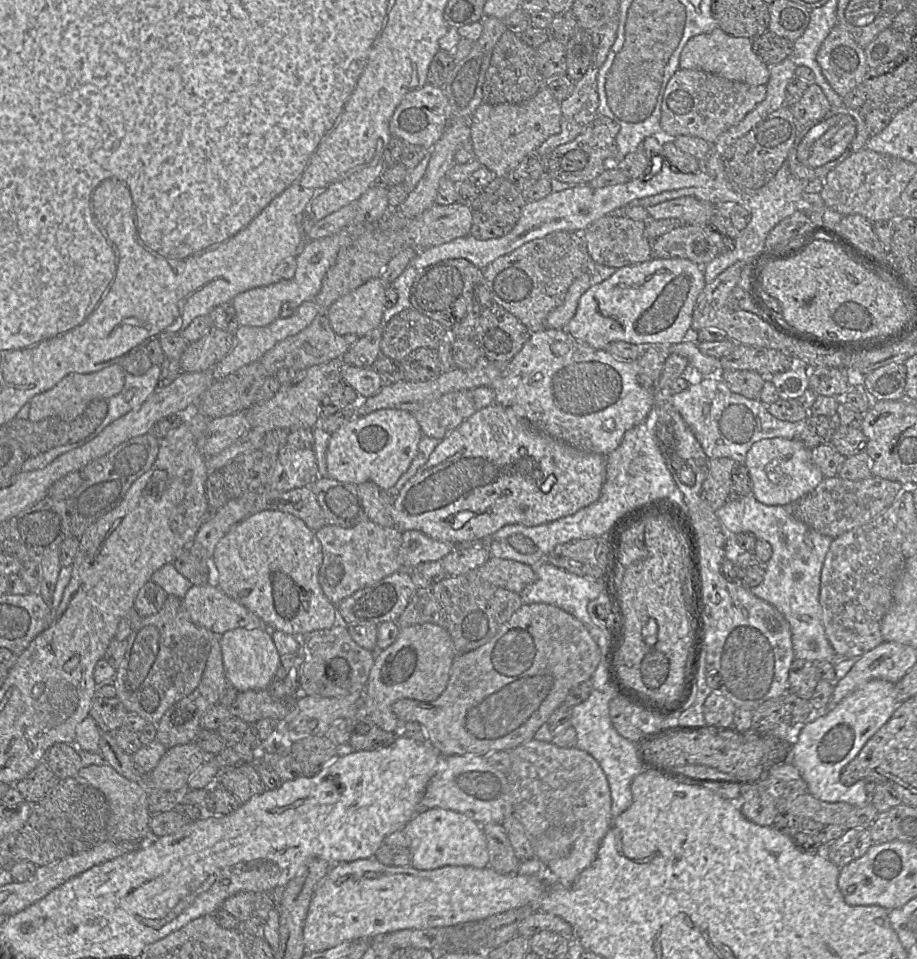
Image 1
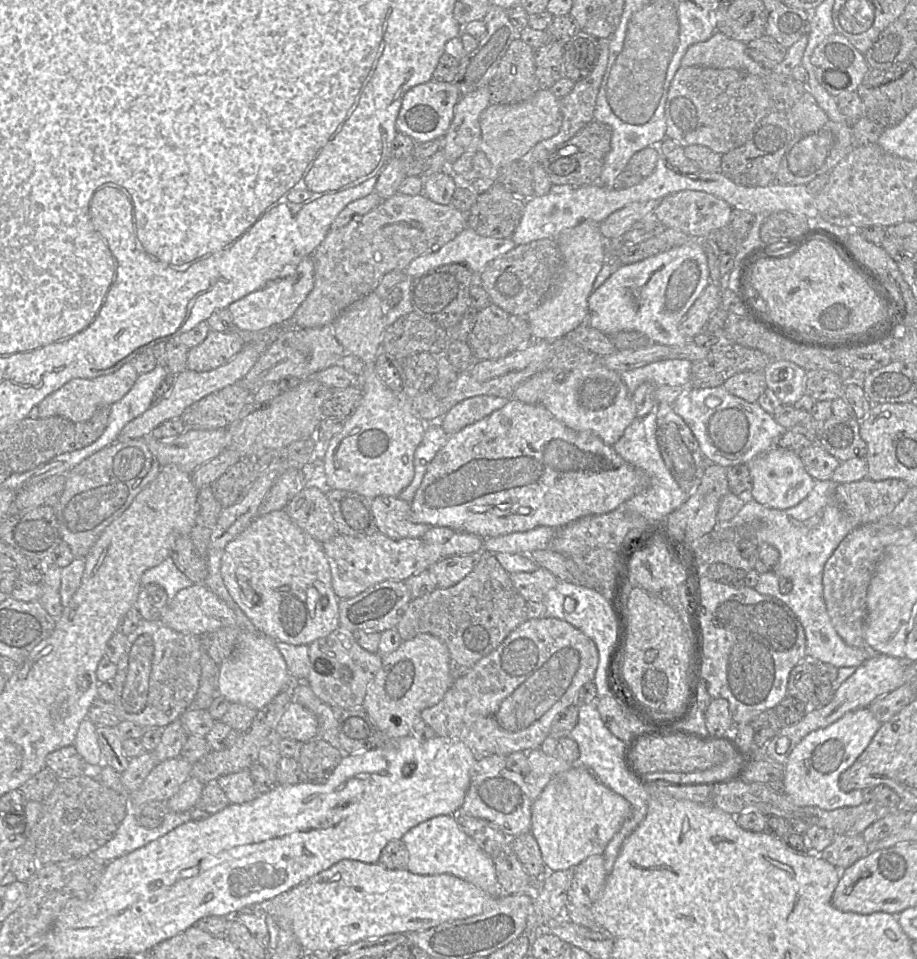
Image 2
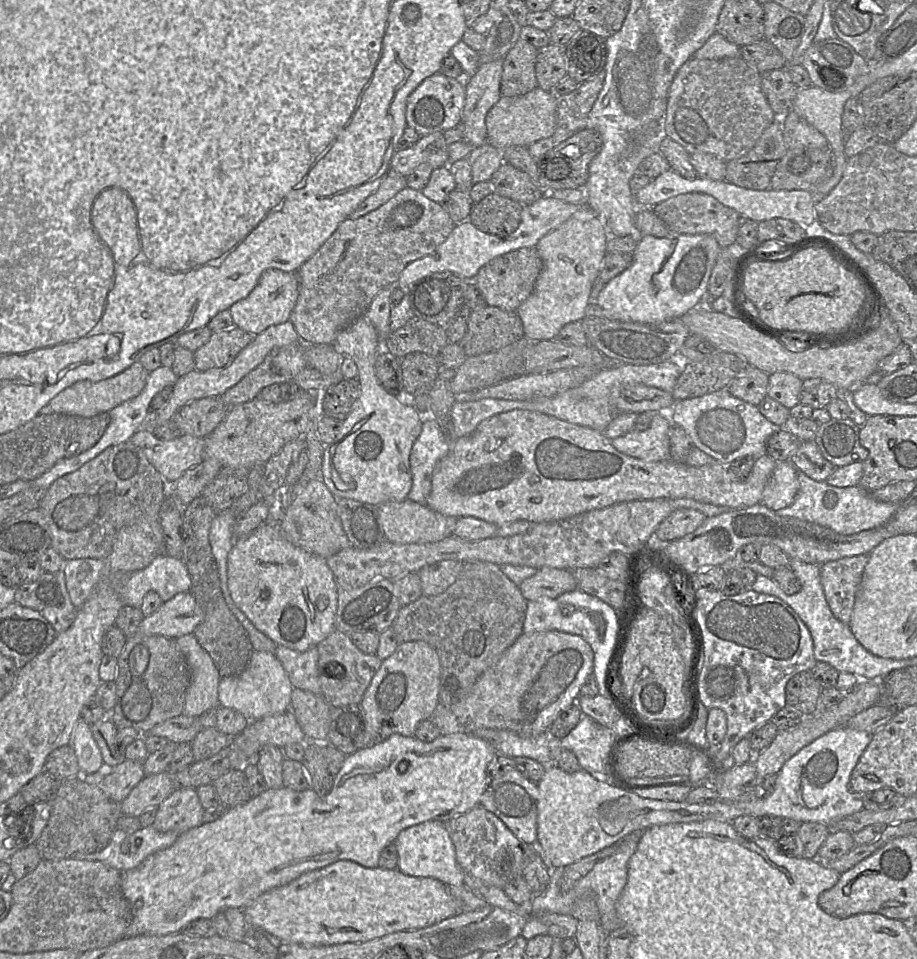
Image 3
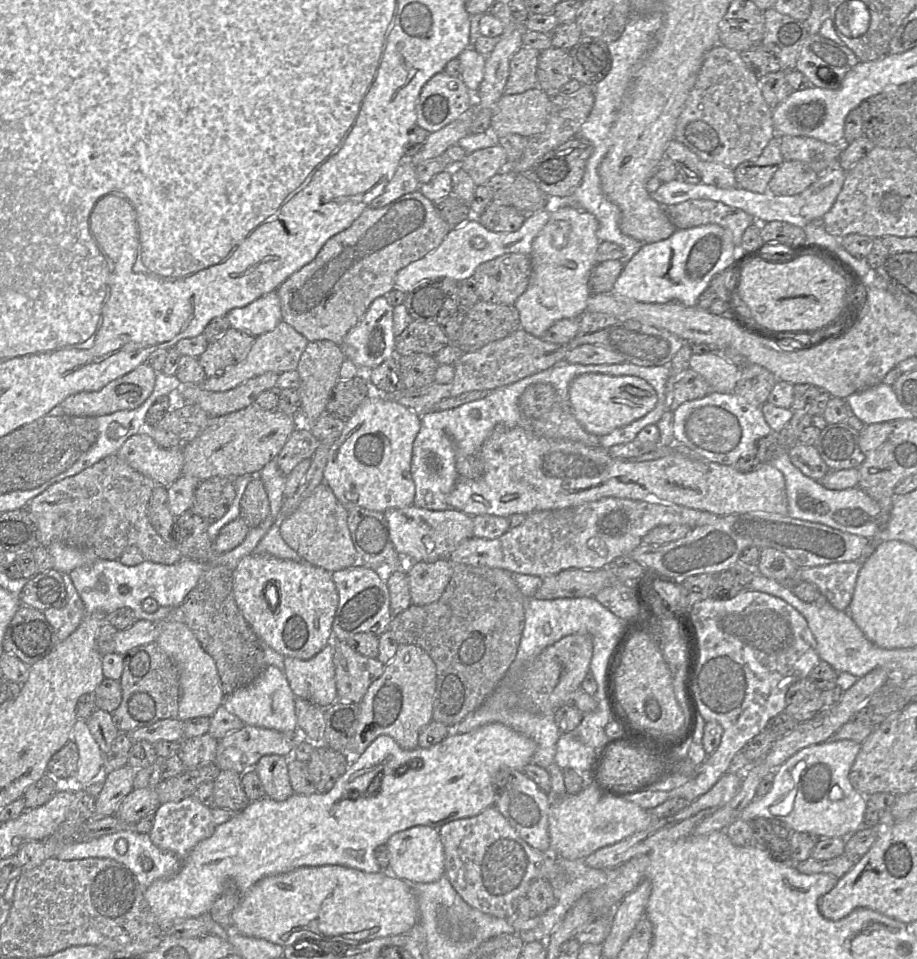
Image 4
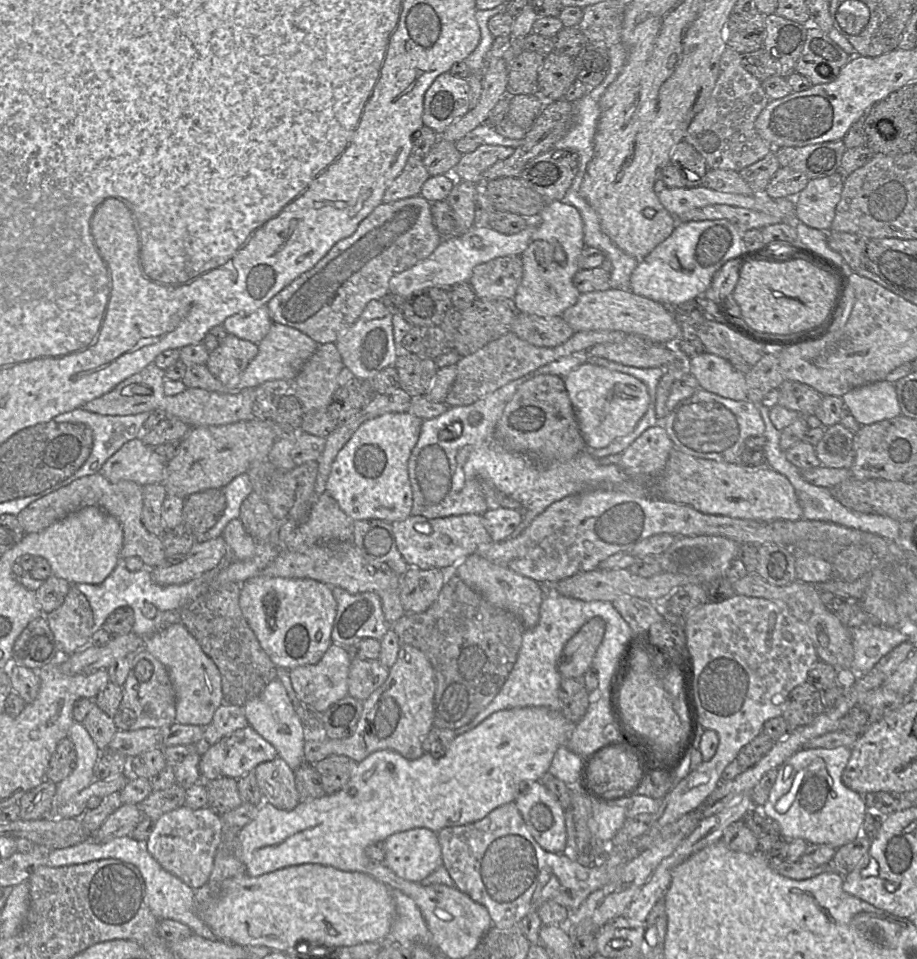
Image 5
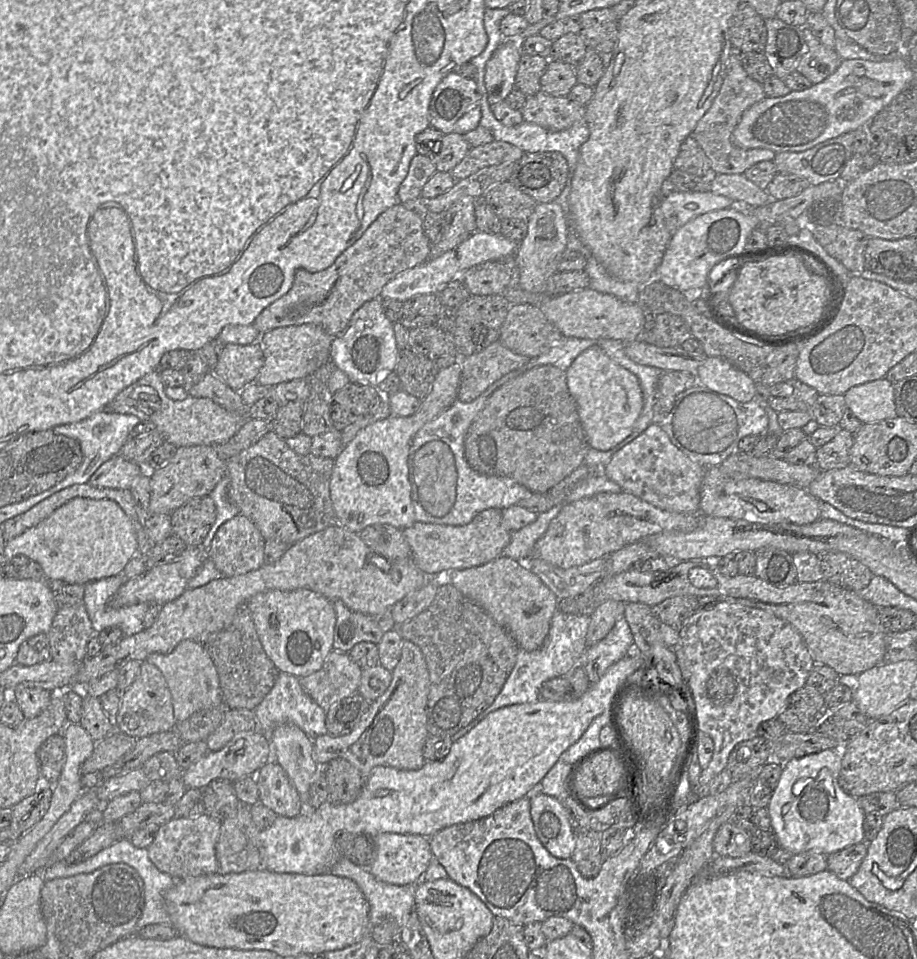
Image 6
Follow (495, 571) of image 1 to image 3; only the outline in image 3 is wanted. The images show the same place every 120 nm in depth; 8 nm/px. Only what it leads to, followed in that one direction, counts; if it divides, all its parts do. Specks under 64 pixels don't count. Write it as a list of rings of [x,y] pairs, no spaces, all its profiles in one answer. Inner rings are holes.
[[[553,567],[538,569],[533,576],[522,581],[518,587],[527,601],[542,597],[556,598],[578,588],[572,571]]]

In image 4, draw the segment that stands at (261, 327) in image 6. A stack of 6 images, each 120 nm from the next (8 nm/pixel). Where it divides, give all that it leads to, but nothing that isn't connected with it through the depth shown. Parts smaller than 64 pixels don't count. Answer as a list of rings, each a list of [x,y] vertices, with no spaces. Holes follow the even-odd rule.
[[[419,190],[405,194],[397,200],[381,208],[366,208],[360,216],[347,229],[329,238],[320,249],[316,257],[290,275],[277,289],[282,320],[290,324],[297,332],[302,334],[309,342],[328,340],[341,345],[346,335],[363,319],[372,302],[381,296],[386,296],[395,287],[395,277],[398,271],[411,262],[414,262],[435,250],[452,228],[439,214],[436,204],[426,198]]]

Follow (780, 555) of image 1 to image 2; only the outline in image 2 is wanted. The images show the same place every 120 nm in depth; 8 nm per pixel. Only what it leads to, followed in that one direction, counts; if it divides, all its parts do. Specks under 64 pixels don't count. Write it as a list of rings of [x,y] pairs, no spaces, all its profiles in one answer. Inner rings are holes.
[[[815,480],[814,487],[806,498],[784,510],[767,507],[751,498],[730,521],[730,526],[737,531],[737,540],[741,537],[753,537],[757,542],[766,542],[778,550],[778,563],[770,571],[760,575],[754,589],[760,594],[779,599],[793,611],[805,631],[806,658],[838,668],[837,678],[831,684],[835,690],[872,654],[867,647],[851,647],[844,642],[832,625],[824,601],[822,579],[825,563],[840,542],[862,525],[838,502],[837,486],[838,483],[832,480]],[[781,577],[792,582],[792,590],[787,594],[780,591]]]

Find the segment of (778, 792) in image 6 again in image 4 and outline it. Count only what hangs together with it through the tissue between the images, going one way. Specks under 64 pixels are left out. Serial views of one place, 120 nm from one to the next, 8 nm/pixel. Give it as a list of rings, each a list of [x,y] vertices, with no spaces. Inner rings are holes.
[[[838,740],[811,745],[798,751],[777,769],[770,791],[763,797],[756,797],[738,819],[777,819],[787,823],[794,832],[806,832],[819,838],[849,837],[862,828],[867,807],[867,797],[855,790],[849,781],[850,769],[860,748],[861,743],[853,740]]]

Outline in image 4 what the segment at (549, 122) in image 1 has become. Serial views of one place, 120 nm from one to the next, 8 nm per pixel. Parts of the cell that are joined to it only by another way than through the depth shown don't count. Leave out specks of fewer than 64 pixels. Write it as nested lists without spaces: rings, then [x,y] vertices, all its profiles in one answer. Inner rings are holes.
[[[539,87],[520,94],[503,94],[493,108],[490,131],[498,140],[508,134],[529,138],[547,124],[551,97]]]

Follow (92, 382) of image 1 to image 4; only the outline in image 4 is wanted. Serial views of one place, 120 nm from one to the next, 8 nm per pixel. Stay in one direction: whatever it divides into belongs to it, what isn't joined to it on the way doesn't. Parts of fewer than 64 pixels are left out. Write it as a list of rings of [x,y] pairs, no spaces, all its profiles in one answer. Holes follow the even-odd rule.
[[[143,363],[126,375],[111,381],[101,390],[79,392],[68,396],[60,404],[51,409],[46,416],[56,416],[62,413],[63,415],[99,417],[122,410],[136,409],[151,395],[157,373],[151,366]]]

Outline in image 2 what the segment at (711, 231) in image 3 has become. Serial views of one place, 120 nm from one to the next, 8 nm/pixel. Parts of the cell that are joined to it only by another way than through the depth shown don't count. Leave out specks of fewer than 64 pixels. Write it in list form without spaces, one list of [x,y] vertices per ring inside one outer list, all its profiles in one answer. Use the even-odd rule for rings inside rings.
[[[684,190],[664,197],[653,212],[666,229],[677,229],[695,240],[701,240],[712,231],[729,226],[732,210],[728,203],[712,194]]]

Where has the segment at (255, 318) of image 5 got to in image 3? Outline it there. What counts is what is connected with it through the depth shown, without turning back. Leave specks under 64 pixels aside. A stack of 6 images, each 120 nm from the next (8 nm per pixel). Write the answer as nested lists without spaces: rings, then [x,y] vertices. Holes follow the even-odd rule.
[[[267,269],[262,273],[251,293],[229,308],[235,324],[234,327],[256,336],[271,326],[283,324],[290,320],[298,295],[298,270],[286,272],[278,269]]]

